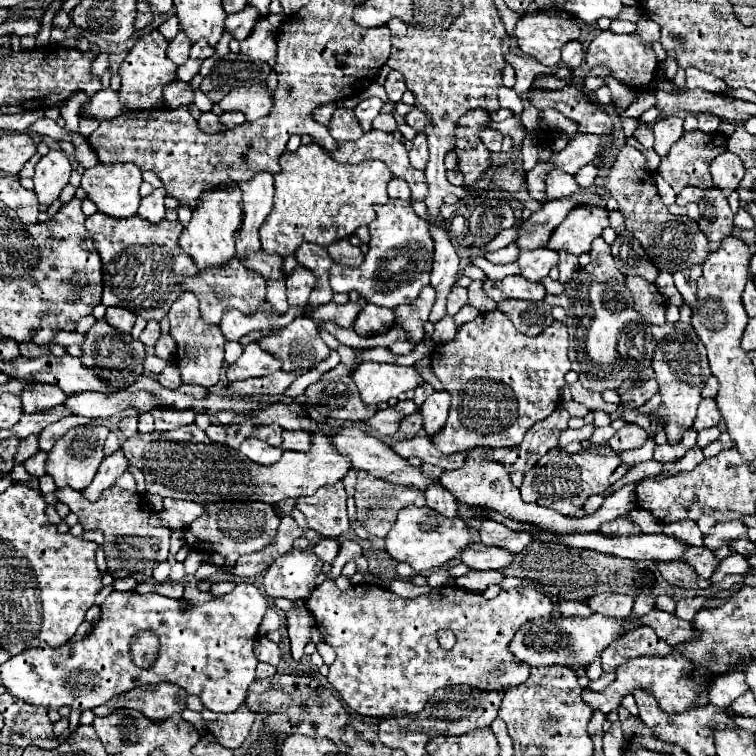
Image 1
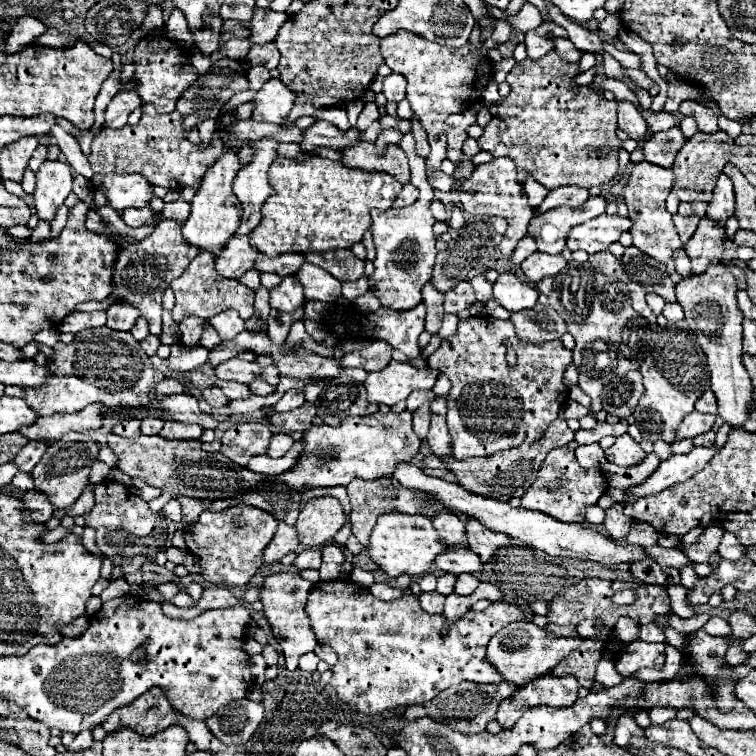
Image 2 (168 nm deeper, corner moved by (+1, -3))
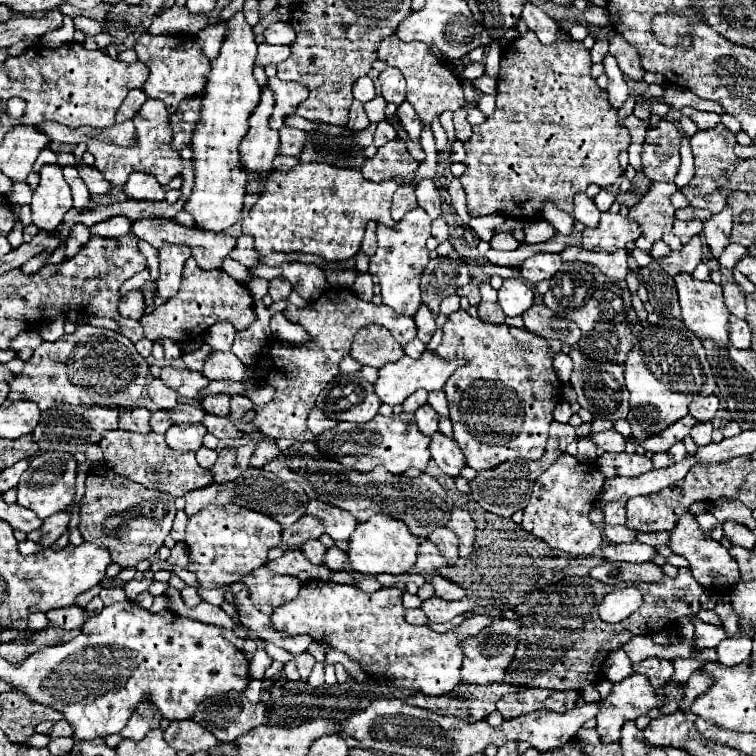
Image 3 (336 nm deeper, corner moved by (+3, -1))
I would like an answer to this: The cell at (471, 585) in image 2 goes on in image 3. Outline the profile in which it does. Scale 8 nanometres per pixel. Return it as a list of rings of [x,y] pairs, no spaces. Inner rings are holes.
[[[433,574],[429,582],[433,584],[435,596],[439,596],[439,598],[443,598],[443,600],[461,600],[461,598],[467,594],[461,586],[457,586],[457,584],[445,580],[445,578],[439,576],[439,574]]]

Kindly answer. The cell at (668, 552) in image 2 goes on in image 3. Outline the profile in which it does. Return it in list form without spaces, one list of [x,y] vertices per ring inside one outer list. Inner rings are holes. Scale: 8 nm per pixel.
[[[629,542],[629,544],[605,544],[601,550],[603,560],[621,560],[621,562],[649,562],[655,556],[653,546]]]

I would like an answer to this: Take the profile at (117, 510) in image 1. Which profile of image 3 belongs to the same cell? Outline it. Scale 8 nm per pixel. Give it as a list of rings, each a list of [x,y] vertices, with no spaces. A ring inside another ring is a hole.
[[[105,464],[97,466],[87,474],[85,498],[79,508],[79,532],[85,542],[105,546],[111,552],[113,562],[121,568],[133,568],[137,562],[151,558],[163,546],[177,514],[173,500],[173,496],[161,490],[145,488],[115,474]]]

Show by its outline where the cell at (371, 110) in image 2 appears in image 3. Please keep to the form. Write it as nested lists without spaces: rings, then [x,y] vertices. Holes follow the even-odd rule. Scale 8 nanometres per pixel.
[[[375,96],[371,102],[365,104],[365,112],[371,122],[381,122],[385,118],[385,106],[387,102],[381,96]]]

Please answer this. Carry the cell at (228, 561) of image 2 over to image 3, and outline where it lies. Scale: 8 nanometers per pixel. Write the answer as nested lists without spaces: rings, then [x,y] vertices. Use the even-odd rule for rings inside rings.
[[[237,504],[225,506],[207,506],[197,516],[189,518],[185,544],[189,548],[187,570],[197,576],[197,582],[203,588],[221,588],[233,582],[239,582],[249,570],[263,566],[267,562],[269,548],[279,546],[281,542],[281,524],[273,518],[253,512]]]

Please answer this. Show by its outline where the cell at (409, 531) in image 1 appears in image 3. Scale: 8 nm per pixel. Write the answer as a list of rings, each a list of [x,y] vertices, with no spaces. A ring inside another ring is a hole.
[[[381,514],[373,516],[367,522],[357,524],[355,532],[347,540],[347,558],[351,562],[351,568],[355,572],[367,574],[367,576],[377,576],[377,574],[401,574],[413,570],[413,562],[417,560],[417,546],[419,538],[413,538],[401,522],[393,518],[385,518]]]

